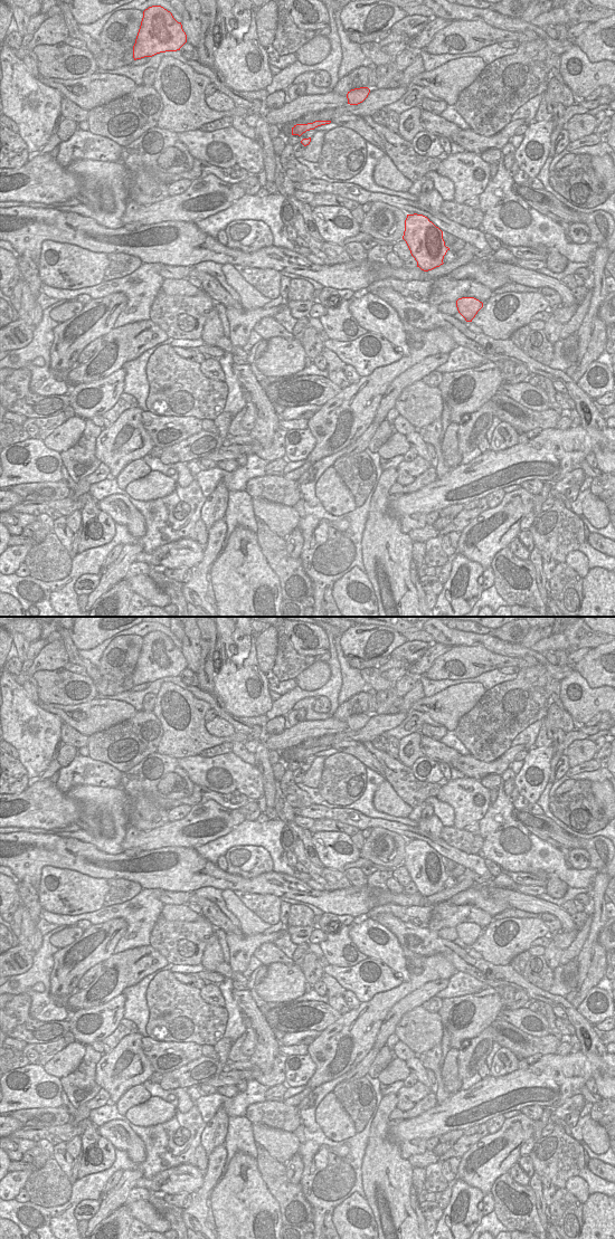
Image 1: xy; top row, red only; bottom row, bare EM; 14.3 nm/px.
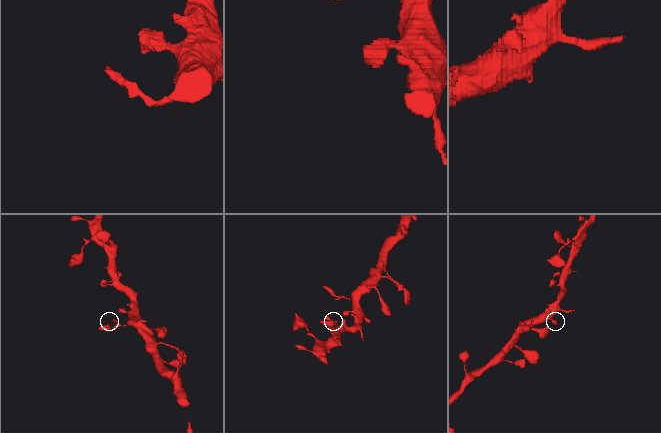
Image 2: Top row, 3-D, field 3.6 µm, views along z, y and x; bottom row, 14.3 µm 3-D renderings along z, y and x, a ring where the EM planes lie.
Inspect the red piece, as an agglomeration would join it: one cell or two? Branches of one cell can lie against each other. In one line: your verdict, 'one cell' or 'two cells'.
one cell

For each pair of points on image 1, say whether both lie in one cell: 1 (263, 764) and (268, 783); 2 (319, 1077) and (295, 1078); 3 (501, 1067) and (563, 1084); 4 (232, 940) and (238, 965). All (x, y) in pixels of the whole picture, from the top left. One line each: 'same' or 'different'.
1: same
2: different
3: different
4: same

